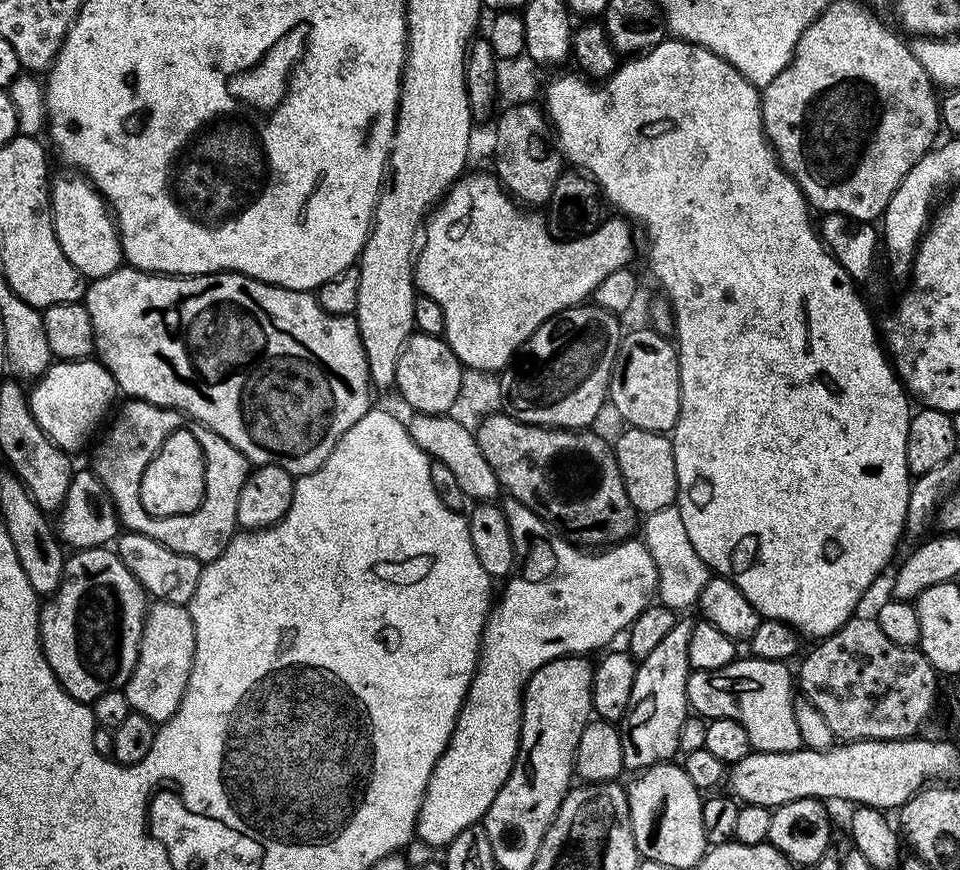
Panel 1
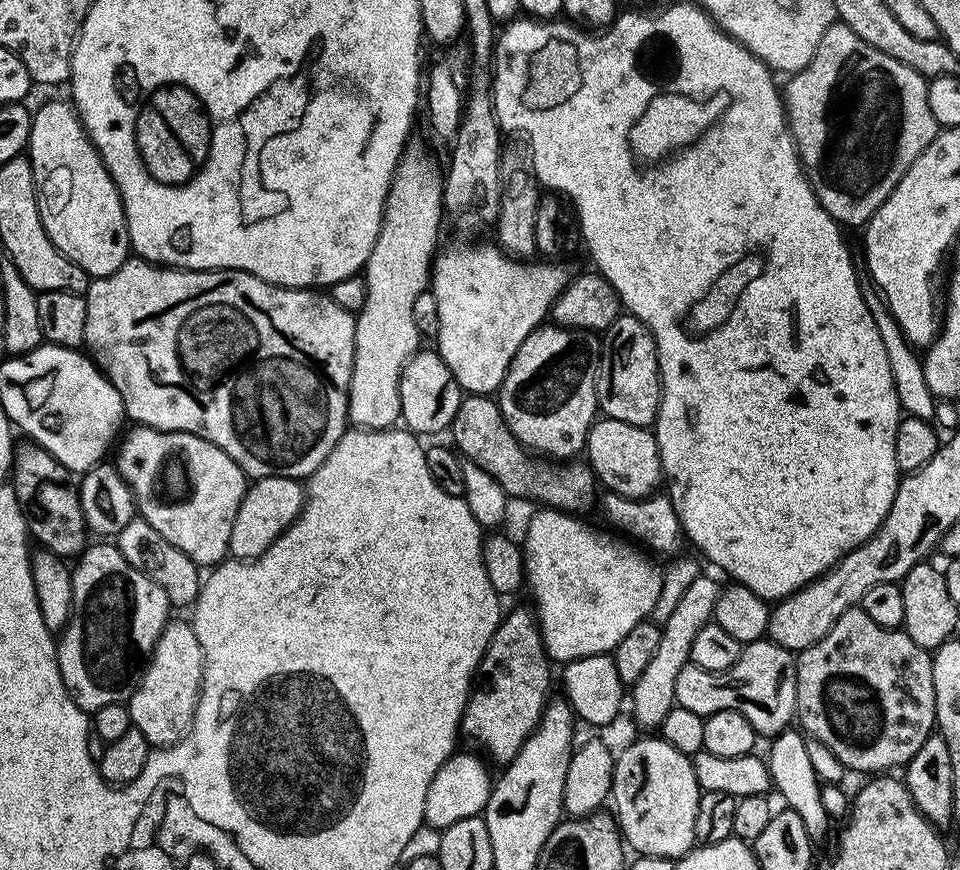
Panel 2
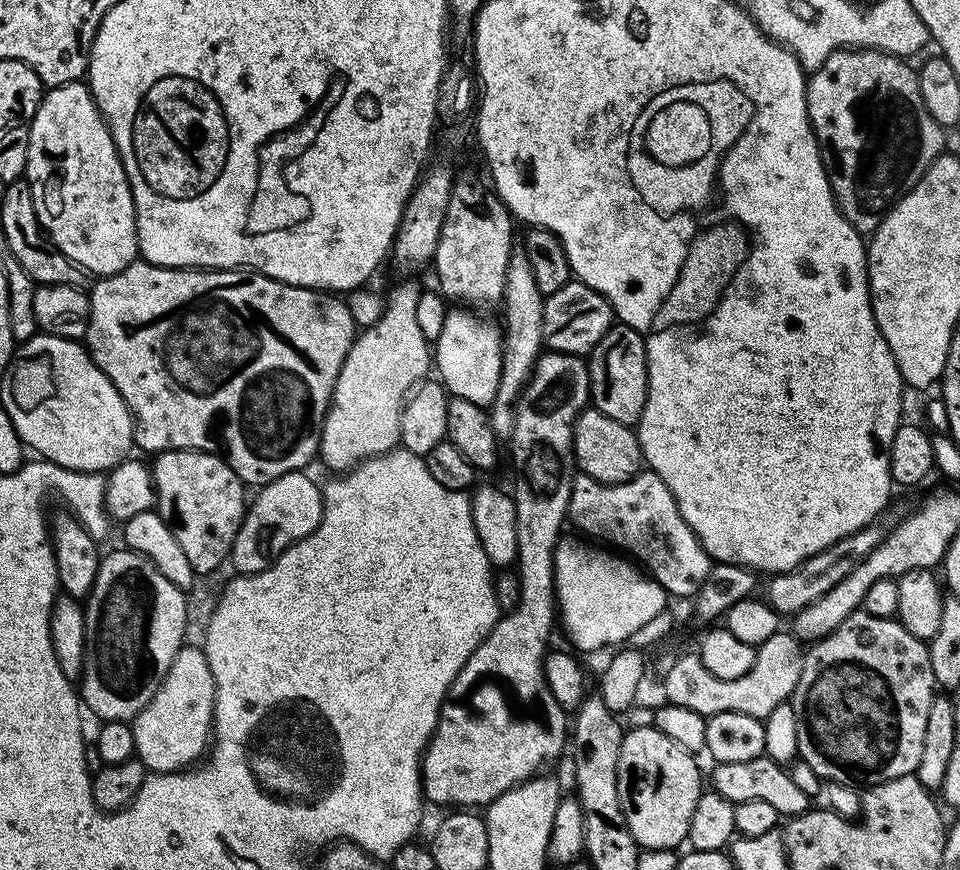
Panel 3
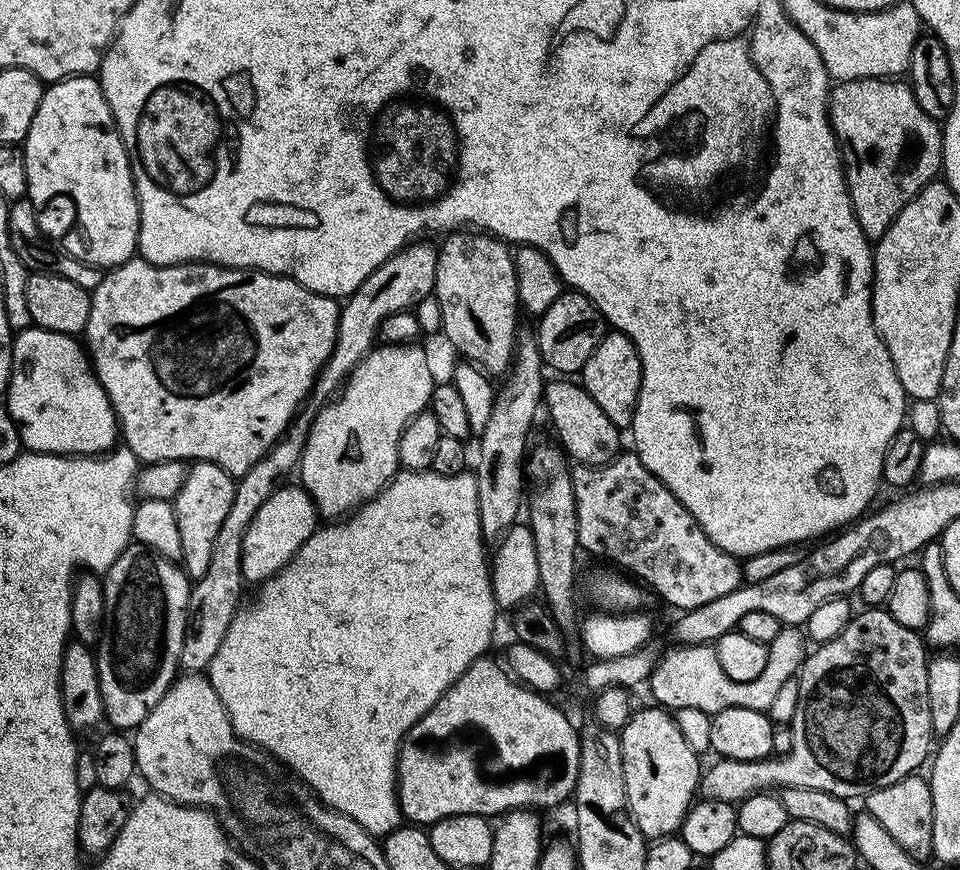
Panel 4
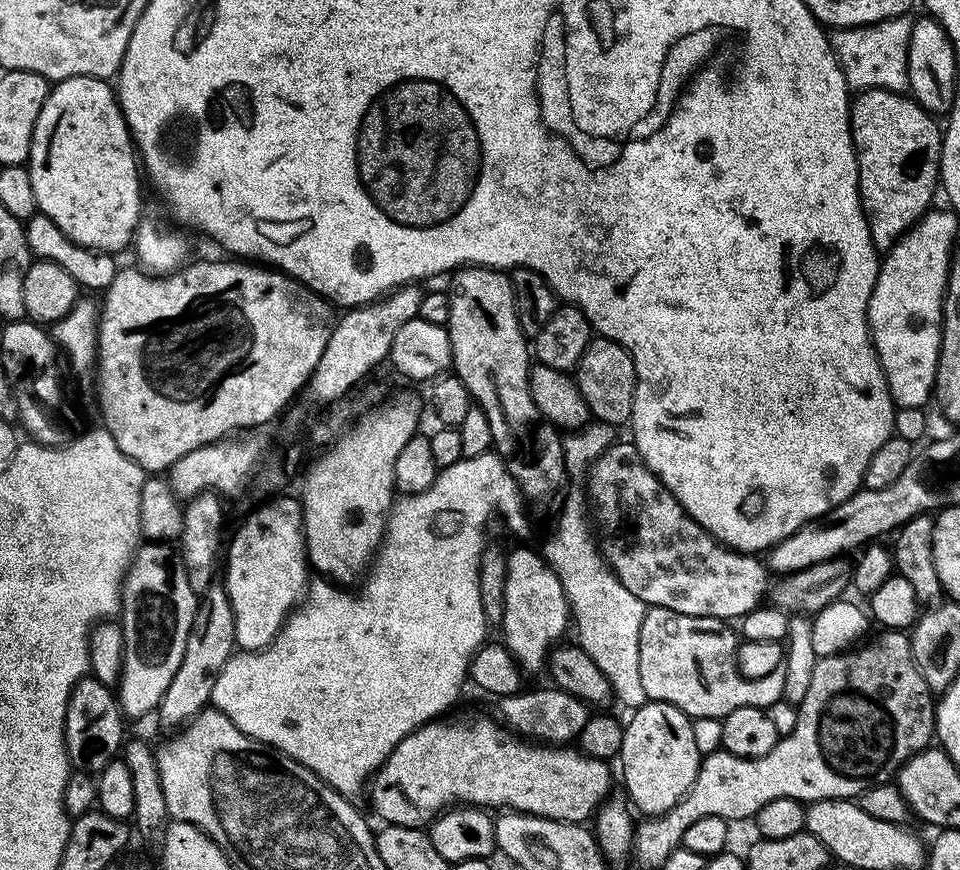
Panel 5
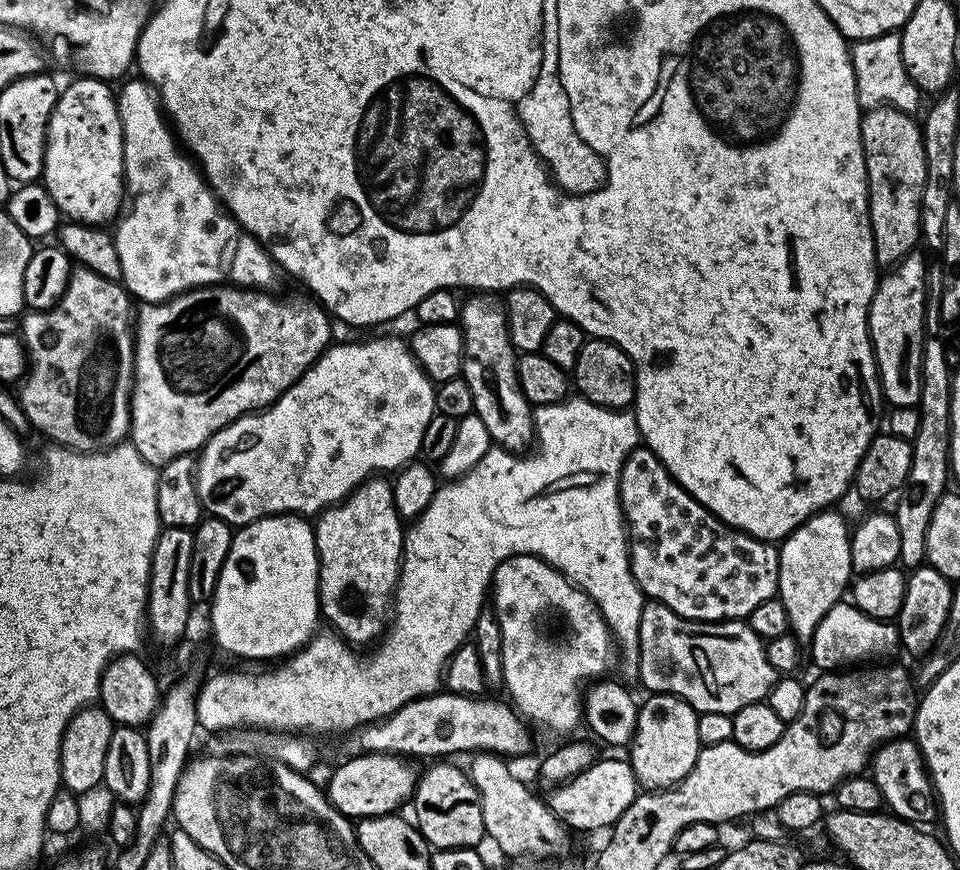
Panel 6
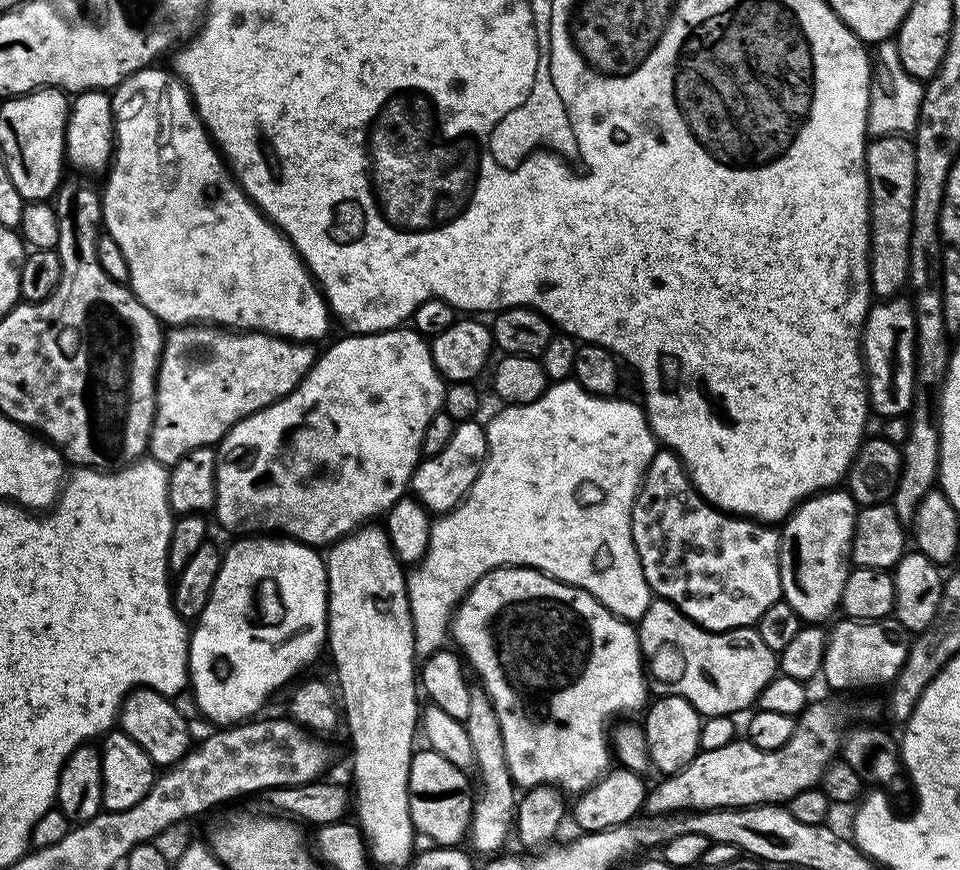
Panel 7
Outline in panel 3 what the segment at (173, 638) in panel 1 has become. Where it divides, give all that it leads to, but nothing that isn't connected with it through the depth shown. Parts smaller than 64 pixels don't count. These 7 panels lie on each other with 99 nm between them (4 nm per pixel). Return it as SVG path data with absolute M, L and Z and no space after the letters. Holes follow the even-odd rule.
M185 646L180 648L166 678L160 684L160 689L154 694L154 698L150 698L148 705L136 715L135 720L131 721L135 759L144 763L145 769L152 774L178 772L195 765L205 755L210 744L215 701L214 674L210 670L203 647Z

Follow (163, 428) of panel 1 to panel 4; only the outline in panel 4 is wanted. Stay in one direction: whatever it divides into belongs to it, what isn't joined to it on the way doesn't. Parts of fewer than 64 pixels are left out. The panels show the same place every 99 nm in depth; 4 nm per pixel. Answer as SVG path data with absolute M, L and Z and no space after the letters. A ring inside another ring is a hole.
M197 460L185 471L184 481L178 490L174 507L178 518L178 534L182 534L182 567L189 581L195 582L210 567L210 554L214 554L214 538L226 514L230 514L230 502L234 502L236 480L217 464Z

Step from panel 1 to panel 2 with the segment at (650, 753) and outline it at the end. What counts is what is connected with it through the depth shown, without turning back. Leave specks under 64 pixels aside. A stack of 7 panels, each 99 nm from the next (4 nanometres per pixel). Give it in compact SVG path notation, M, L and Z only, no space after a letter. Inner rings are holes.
M700 574L694 578L690 586L686 587L677 609L662 625L661 641L658 642L653 658L630 688L632 716L642 727L659 729L668 711L676 704L676 679L692 659L690 646L694 646L694 638L698 635L698 630L702 630L702 626L706 626L712 620L712 611L718 602L721 589L721 582L719 583L712 576Z

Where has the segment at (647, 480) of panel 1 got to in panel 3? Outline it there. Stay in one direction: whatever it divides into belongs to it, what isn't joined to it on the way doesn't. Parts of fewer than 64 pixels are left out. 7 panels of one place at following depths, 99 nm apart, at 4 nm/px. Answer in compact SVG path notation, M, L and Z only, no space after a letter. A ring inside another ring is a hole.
M587 407L579 416L572 429L572 454L574 464L583 475L603 484L626 482L642 468L640 439L629 425L606 418L597 408Z

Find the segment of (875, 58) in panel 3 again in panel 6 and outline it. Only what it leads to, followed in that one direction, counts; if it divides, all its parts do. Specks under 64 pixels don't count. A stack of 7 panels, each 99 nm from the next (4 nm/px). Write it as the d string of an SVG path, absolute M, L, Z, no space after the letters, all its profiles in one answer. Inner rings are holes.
M869 108L860 121L860 137L868 175L868 217L872 223L876 263L880 266L891 266L904 260L921 243L920 203L922 186L926 186L926 150L921 125L917 121L915 124L912 119L909 113L897 108Z

